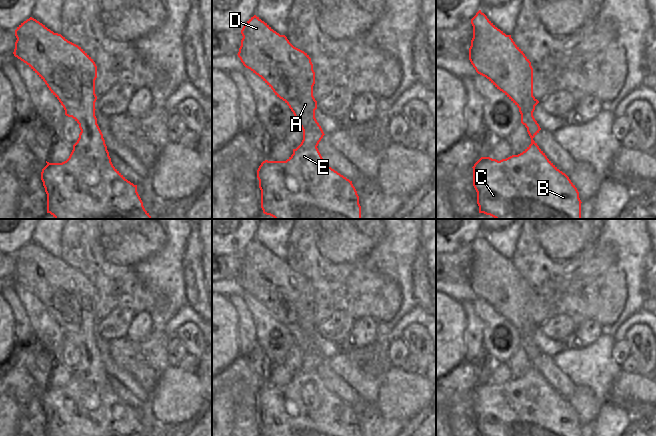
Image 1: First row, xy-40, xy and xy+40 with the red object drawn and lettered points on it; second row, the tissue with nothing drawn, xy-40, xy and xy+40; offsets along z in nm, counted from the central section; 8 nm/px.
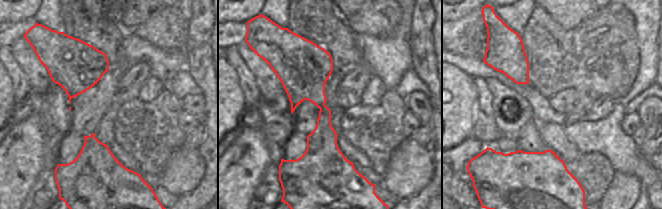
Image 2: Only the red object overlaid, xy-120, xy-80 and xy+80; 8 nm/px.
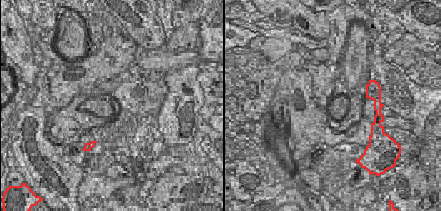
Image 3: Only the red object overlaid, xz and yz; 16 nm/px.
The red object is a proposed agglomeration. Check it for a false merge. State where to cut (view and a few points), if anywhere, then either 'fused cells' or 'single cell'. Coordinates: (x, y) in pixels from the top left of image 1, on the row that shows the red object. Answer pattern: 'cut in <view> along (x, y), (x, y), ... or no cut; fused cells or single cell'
no cut; single cell

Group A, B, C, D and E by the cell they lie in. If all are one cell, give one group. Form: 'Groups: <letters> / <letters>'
Groups: A B C D E

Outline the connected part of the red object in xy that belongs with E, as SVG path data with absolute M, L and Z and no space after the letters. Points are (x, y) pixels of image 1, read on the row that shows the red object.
M254 15L251 17L243 26L241 30L241 34L243 36L241 40L241 46L239 48L238 57L240 58L243 65L250 69L253 73L258 75L275 93L277 97L282 99L291 109L295 116L295 121L298 121L302 130L303 130L303 140L301 144L293 149L293 154L286 161L268 161L265 160L261 163L257 170L257 178L259 180L259 188L261 190L261 208L263 213L266 215L270 215L275 219L362 219L361 218L361 206L359 204L359 196L355 187L352 184L352 181L332 169L322 158L317 146L323 136L325 135L321 126L317 122L315 118L315 110L317 109L317 101L313 96L313 86L315 84L315 72L313 70L313 64L311 62L311 58L304 51L294 47L285 35L280 35L276 31L274 31L267 23L262 21L259 17Z

